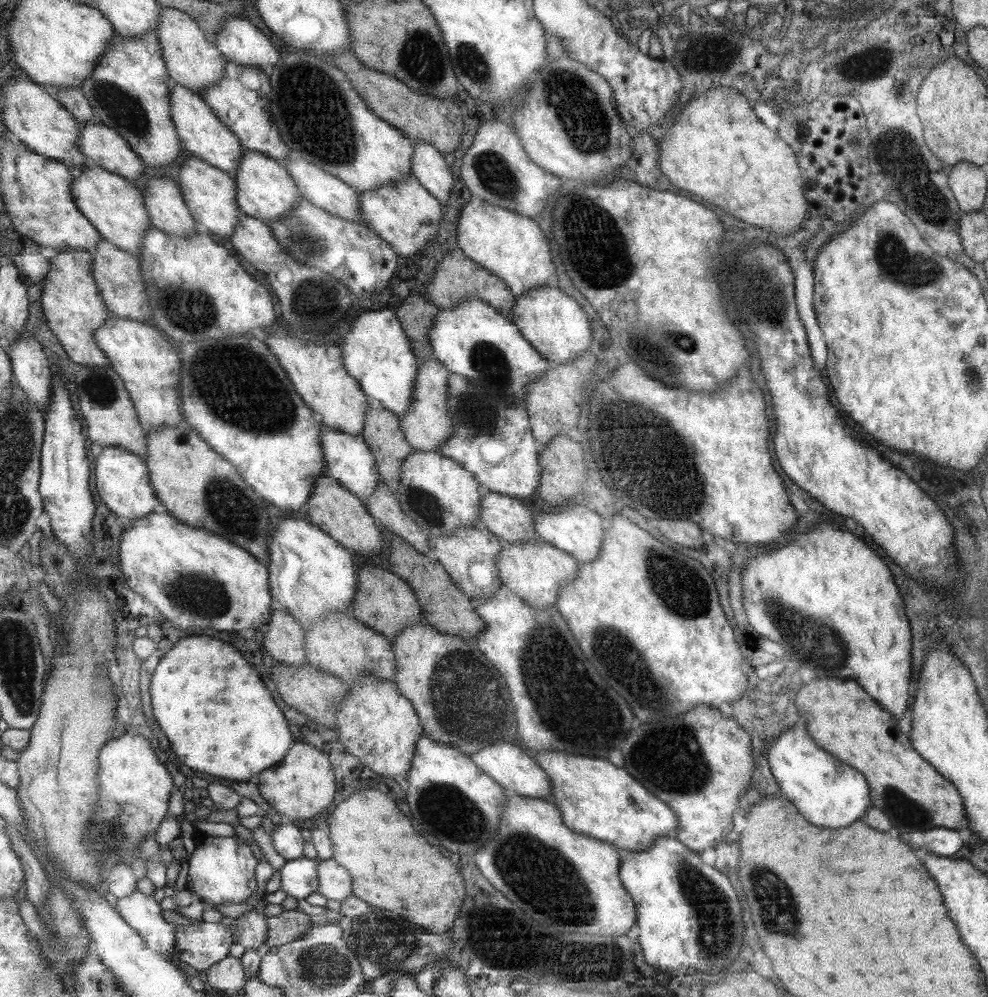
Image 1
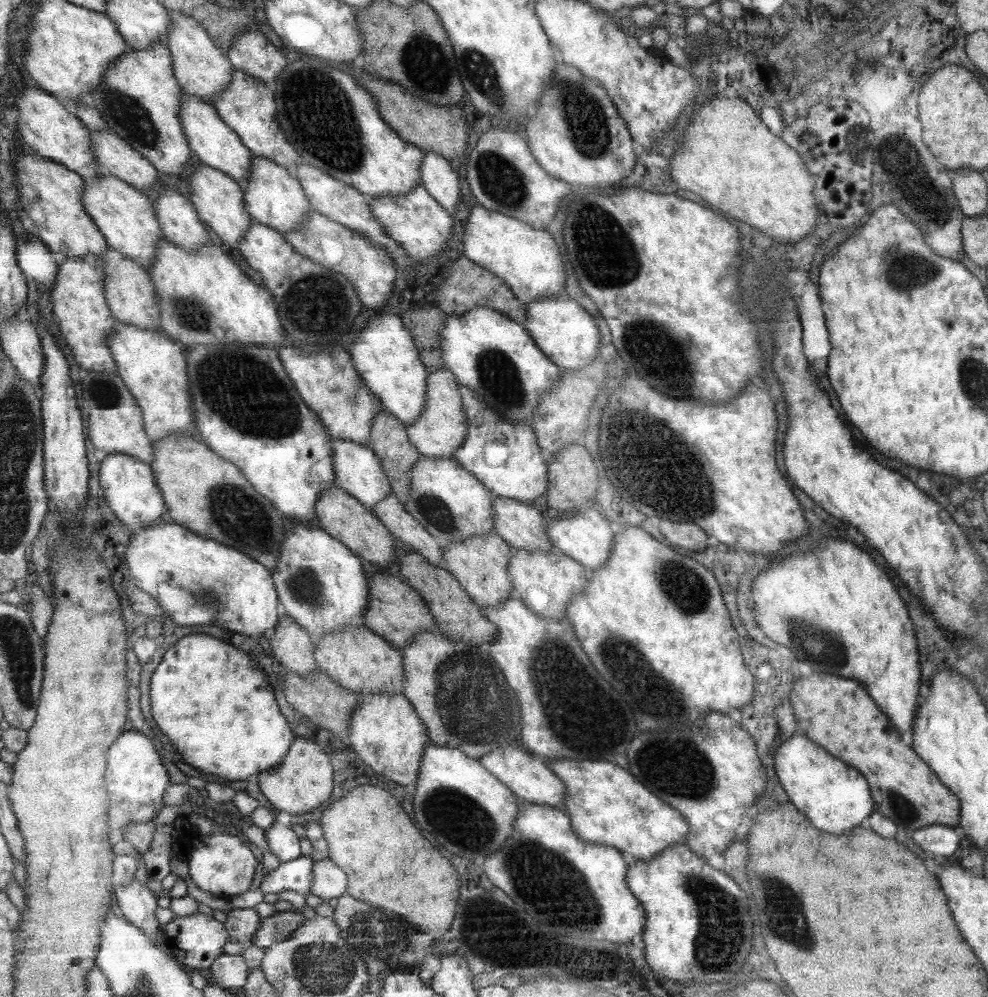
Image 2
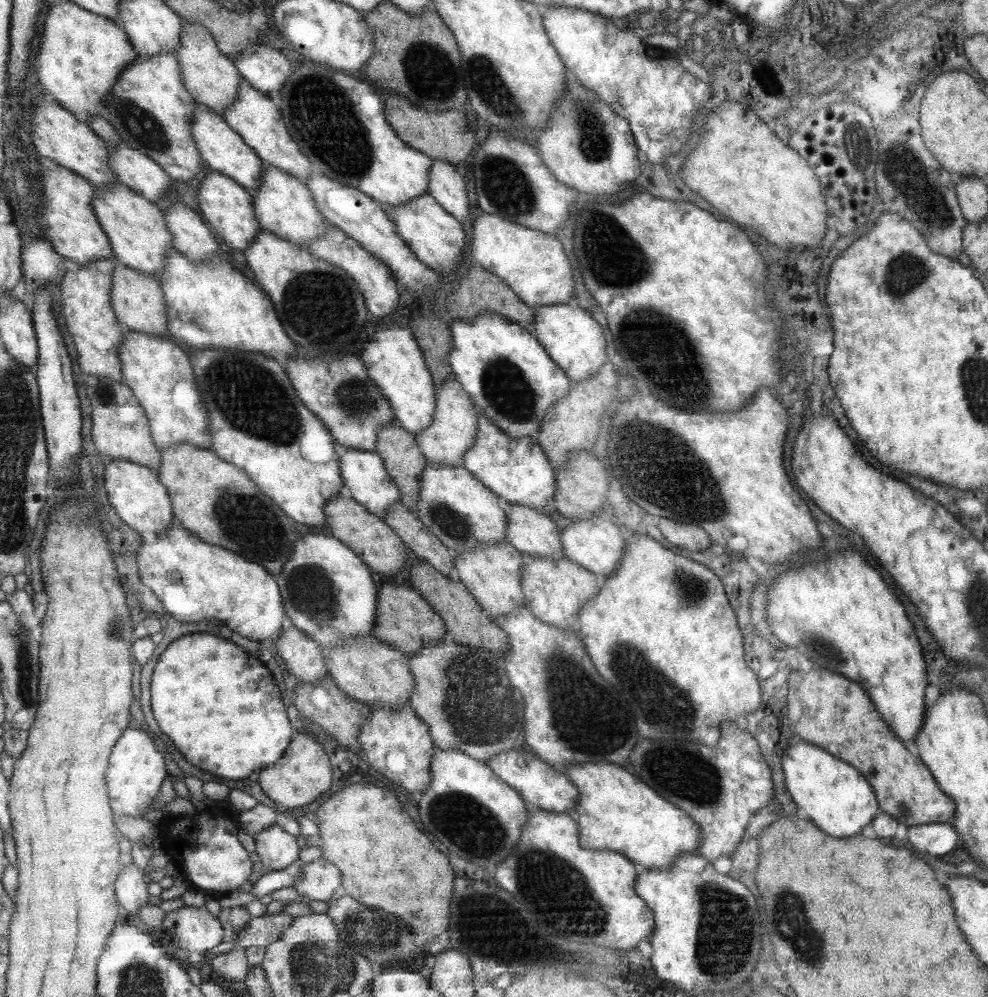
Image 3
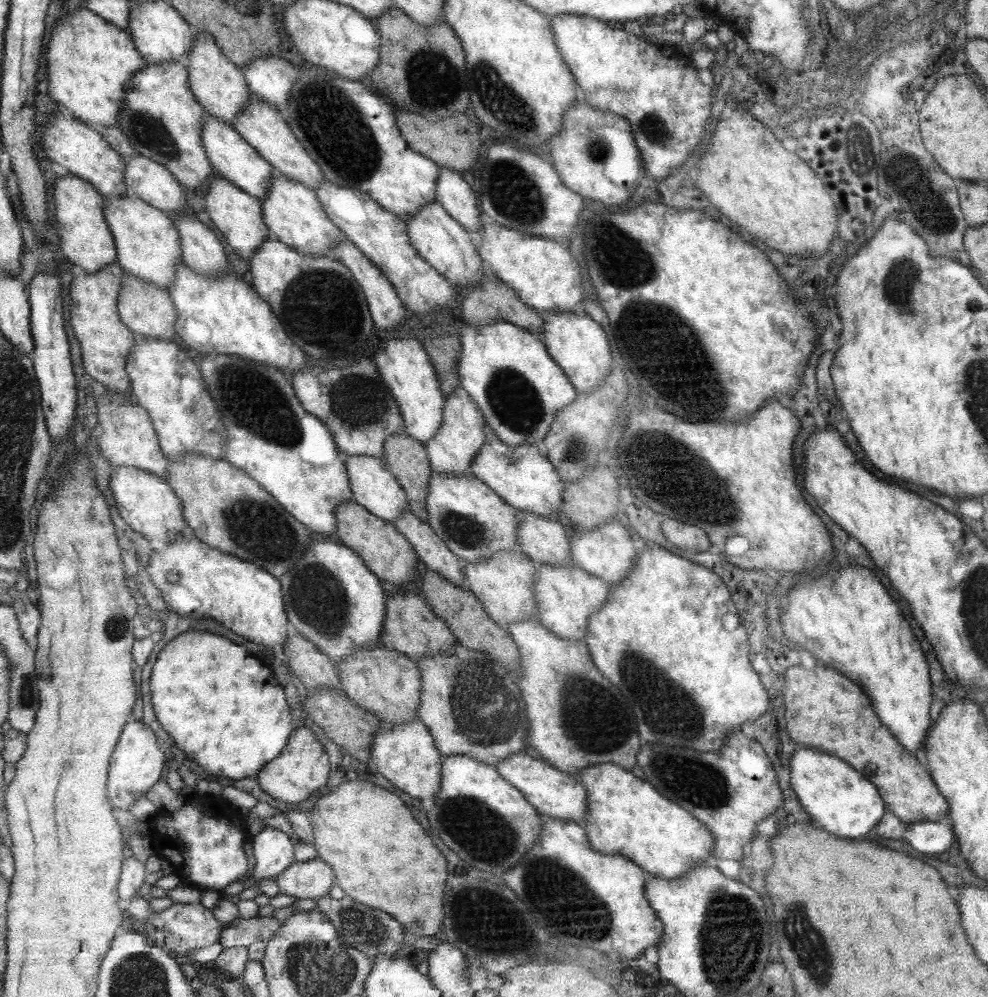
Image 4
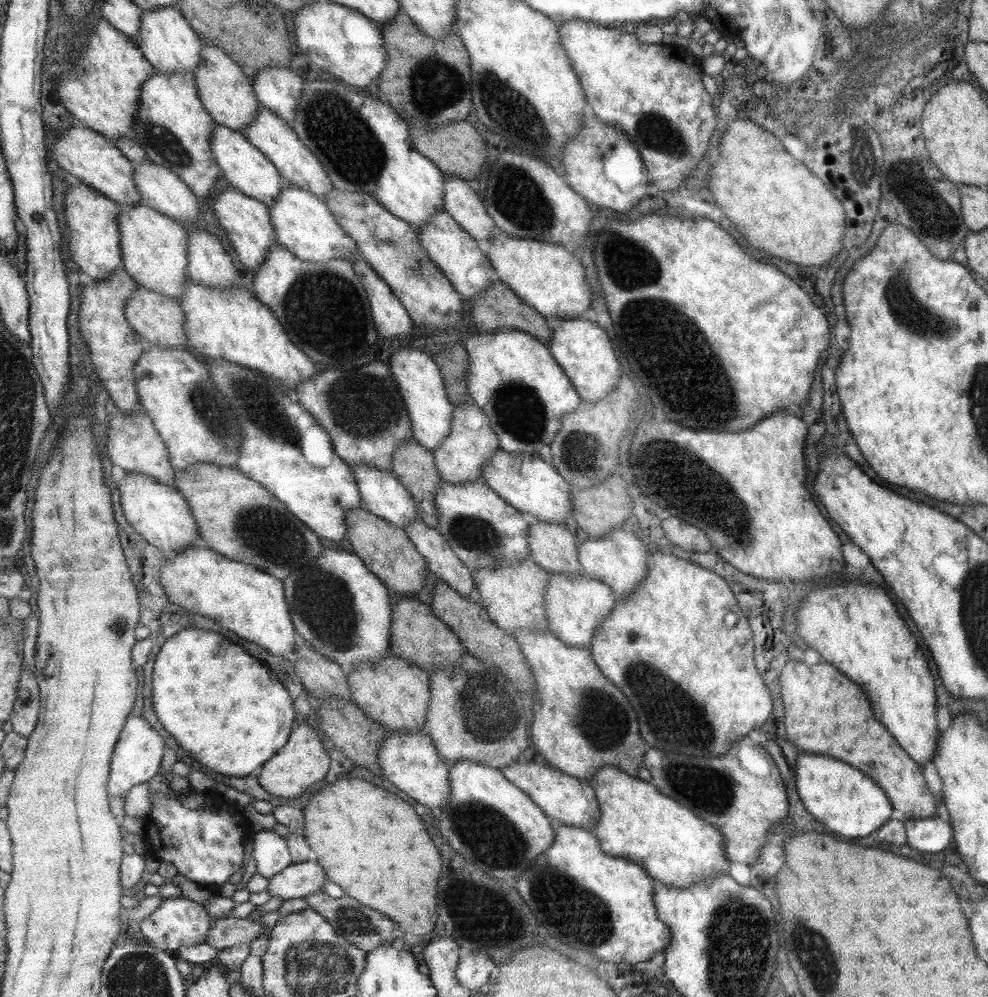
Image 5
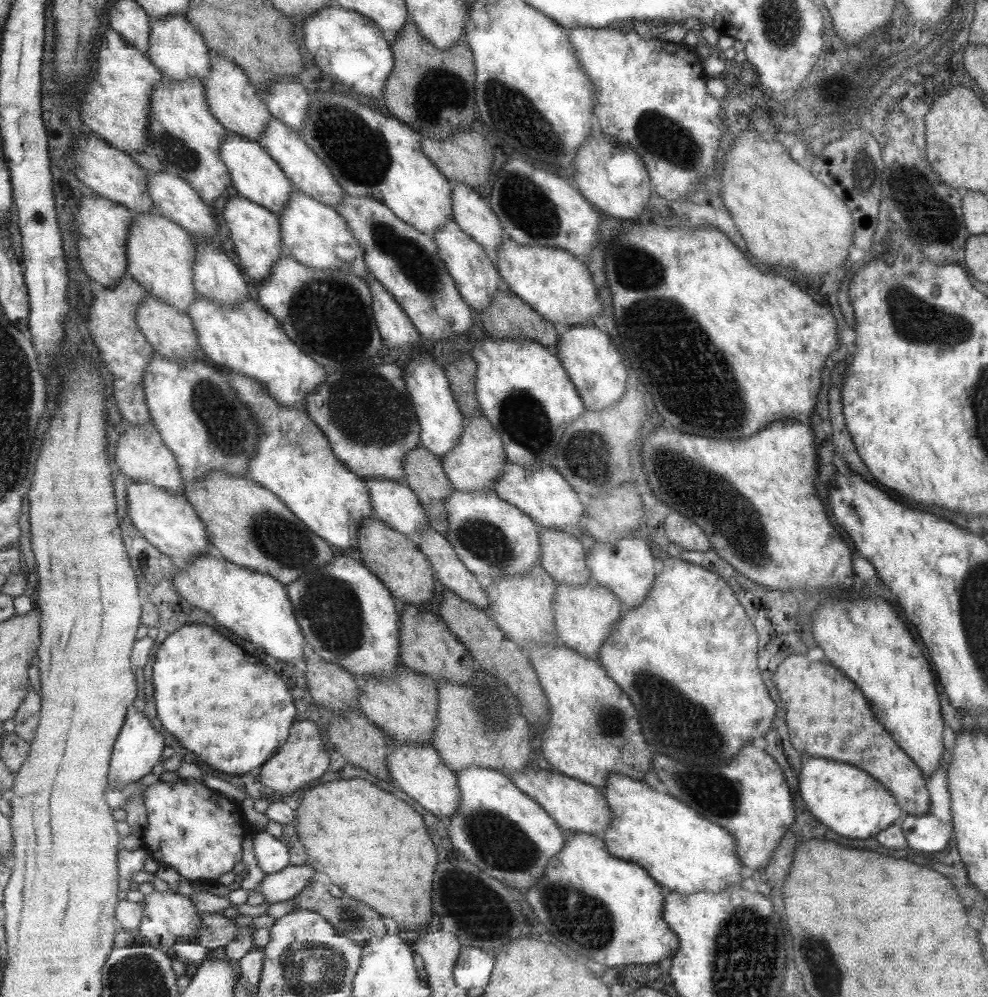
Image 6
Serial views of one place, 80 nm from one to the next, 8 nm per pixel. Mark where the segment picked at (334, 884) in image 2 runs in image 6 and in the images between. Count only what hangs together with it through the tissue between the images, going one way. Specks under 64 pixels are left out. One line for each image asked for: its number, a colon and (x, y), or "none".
3: (322, 879)
4: (311, 880)
5: (300, 880)
6: (286, 885)

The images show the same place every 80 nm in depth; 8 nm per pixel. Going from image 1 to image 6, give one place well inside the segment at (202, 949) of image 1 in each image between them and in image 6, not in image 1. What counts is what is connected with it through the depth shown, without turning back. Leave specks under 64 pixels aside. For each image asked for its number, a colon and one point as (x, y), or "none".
2: (196, 941)
3: (187, 934)
4: (183, 927)
5: (179, 922)
6: (170, 918)

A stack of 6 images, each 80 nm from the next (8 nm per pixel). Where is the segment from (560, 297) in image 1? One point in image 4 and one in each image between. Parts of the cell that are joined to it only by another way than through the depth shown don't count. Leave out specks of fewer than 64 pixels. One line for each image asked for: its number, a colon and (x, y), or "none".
2: (565, 334)
3: (572, 339)
4: (576, 343)

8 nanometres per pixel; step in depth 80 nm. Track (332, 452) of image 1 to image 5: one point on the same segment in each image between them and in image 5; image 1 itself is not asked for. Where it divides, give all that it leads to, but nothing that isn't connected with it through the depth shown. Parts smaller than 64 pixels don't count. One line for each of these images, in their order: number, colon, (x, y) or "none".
2: (359, 471)
3: (367, 480)
4: (375, 487)
5: (384, 495)

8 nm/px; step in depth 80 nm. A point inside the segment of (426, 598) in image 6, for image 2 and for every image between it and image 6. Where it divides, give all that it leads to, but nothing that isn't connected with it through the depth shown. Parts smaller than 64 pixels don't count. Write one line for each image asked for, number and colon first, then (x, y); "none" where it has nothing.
2: (339, 513)
3: (371, 537)
4: (386, 551)
5: (388, 550)

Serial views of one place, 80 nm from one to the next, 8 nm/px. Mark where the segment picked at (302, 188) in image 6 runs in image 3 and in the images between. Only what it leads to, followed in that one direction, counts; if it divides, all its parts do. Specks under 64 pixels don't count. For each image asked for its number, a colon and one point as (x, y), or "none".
3: (257, 118)
4: (262, 124)
5: (276, 137)

